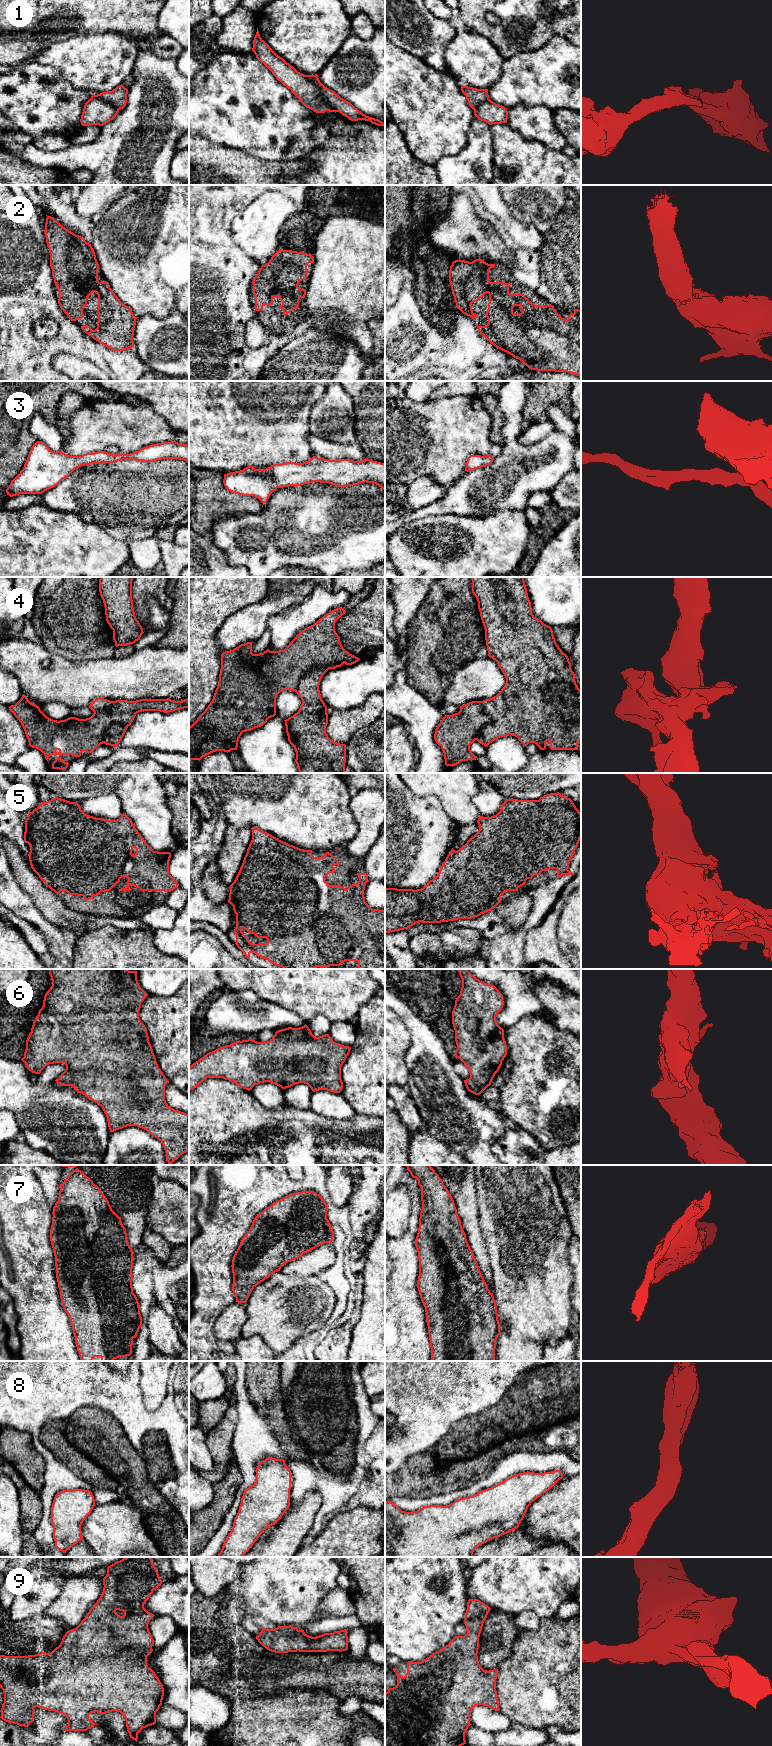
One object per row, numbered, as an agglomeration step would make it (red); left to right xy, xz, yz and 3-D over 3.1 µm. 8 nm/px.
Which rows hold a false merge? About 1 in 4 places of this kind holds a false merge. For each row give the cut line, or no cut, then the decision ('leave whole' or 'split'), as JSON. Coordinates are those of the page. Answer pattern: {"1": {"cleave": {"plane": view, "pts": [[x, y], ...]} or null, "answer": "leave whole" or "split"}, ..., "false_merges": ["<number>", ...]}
{"1": {"cleave": {"plane": "xz", "pts": [[302, 74], [317, 87], [326, 101], [338, 111]]}, "answer": "split"}, "2": {"cleave": null, "answer": "leave whole"}, "3": {"cleave": null, "answer": "leave whole"}, "4": {"cleave": {"plane": "xz", "pts": [[328, 668], [310, 668], [299, 680], [295, 691]]}, "answer": "split"}, "5": {"cleave": null, "answer": "leave whole"}, "6": {"cleave": null, "answer": "leave whole"}, "7": {"cleave": null, "answer": "leave whole"}, "8": {"cleave": null, "answer": "leave whole"}, "9": {"cleave": null, "answer": "leave whole"}, "false_merges": ["1", "4"]}

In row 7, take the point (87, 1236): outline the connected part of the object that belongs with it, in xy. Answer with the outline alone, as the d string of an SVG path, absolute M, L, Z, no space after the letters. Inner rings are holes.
M78 1168L73 1170L62 1184L60 1184L60 1191L58 1201L53 1207L52 1225L50 1229L50 1241L55 1256L56 1278L58 1288L60 1290L61 1304L69 1316L73 1334L76 1341L77 1351L81 1361L93 1361L94 1357L100 1357L100 1361L114 1361L119 1357L126 1357L132 1354L133 1339L137 1337L140 1327L142 1326L142 1317L140 1314L139 1302L136 1295L133 1293L132 1287L132 1268L133 1268L133 1250L127 1240L126 1229L122 1224L121 1217L119 1217L111 1208L109 1201L104 1196L100 1188L93 1183Z

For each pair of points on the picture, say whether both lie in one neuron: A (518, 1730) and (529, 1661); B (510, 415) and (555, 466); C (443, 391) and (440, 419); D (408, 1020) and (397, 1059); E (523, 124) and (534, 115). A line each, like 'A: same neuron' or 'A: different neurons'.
A: different neurons
B: same neuron
C: different neurons
D: different neurons
E: same neuron

